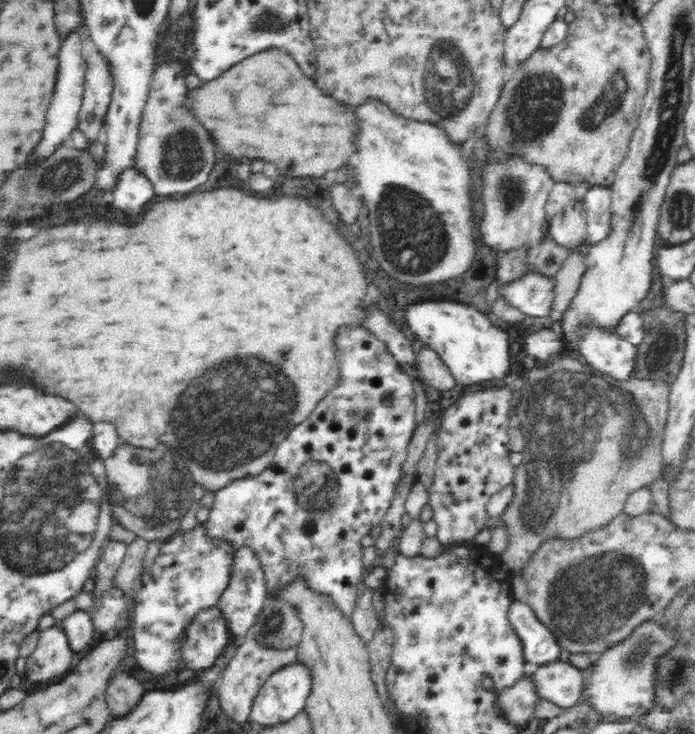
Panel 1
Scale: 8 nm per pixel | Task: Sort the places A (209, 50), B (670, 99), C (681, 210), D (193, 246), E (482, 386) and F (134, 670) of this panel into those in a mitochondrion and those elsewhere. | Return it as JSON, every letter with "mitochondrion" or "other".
{"A":"other","B":"mitochondrion","C":"mitochondrion","D":"other","E":"other","F":"other"}

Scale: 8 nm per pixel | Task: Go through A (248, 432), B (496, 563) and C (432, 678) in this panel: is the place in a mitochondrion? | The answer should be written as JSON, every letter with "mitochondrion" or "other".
{"A":"mitochondrion","B":"other","C":"other"}

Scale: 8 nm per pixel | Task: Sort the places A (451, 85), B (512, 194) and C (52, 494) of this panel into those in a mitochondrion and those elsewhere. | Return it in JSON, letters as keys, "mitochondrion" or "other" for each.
{"A":"mitochondrion","B":"mitochondrion","C":"mitochondrion"}

